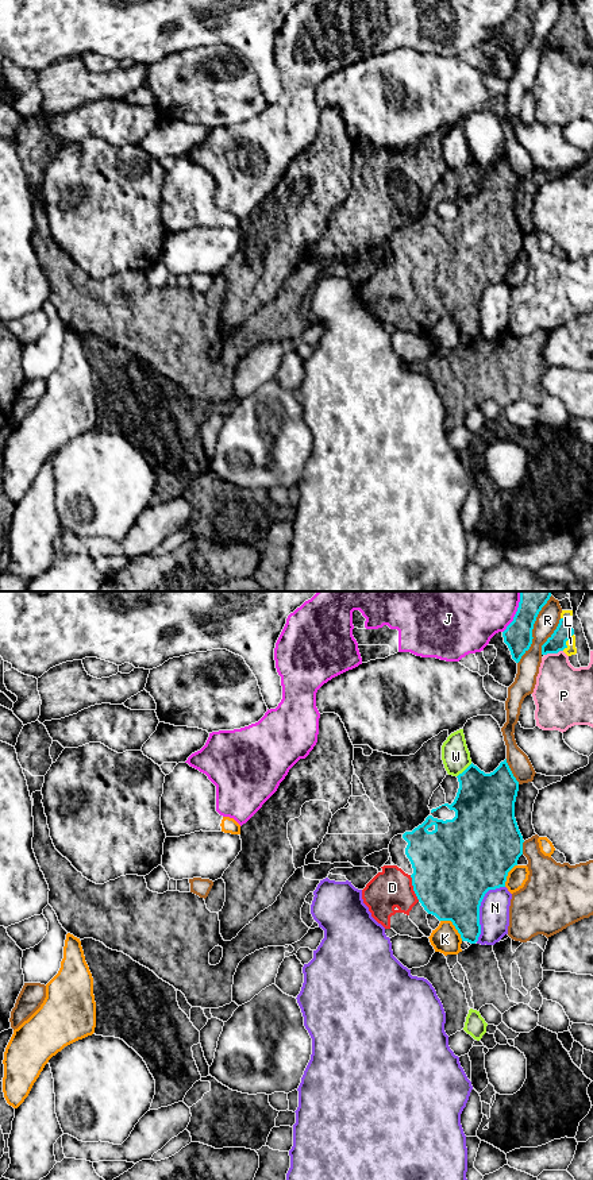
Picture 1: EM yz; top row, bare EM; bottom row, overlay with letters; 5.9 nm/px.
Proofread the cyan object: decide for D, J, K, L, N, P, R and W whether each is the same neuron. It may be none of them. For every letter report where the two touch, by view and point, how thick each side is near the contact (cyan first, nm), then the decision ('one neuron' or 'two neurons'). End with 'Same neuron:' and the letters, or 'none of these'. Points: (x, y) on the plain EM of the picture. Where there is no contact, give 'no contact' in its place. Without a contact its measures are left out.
D: yz (414, 284) | 460/240 nm | one neuron
J: yz (513, 14) | 170/260 nm | two neurons
K: yz (454, 320) | 420/170 nm | two neurons
L: yz (566, 35) | 100/60 nm | one neuron
N: yz (478, 304) | 460/180 nm | two neurons
P: yz (553, 47) | 100/340 nm | two neurons
R: yz (531, 30) | 170/140 nm | two neurons
W: yz (465, 165) | 360/170 nm | two neurons
Same neuron: D, L

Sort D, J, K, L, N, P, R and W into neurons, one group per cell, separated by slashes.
D L / J / K / N / P / R / W

